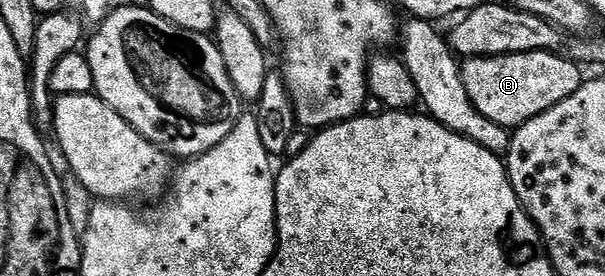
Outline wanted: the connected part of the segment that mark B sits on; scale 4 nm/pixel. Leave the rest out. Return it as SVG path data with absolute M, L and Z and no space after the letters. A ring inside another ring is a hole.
M519 52L509 56L474 56L463 61L460 77L470 102L490 122L515 130L528 120L570 98L582 83L581 65L555 52Z

